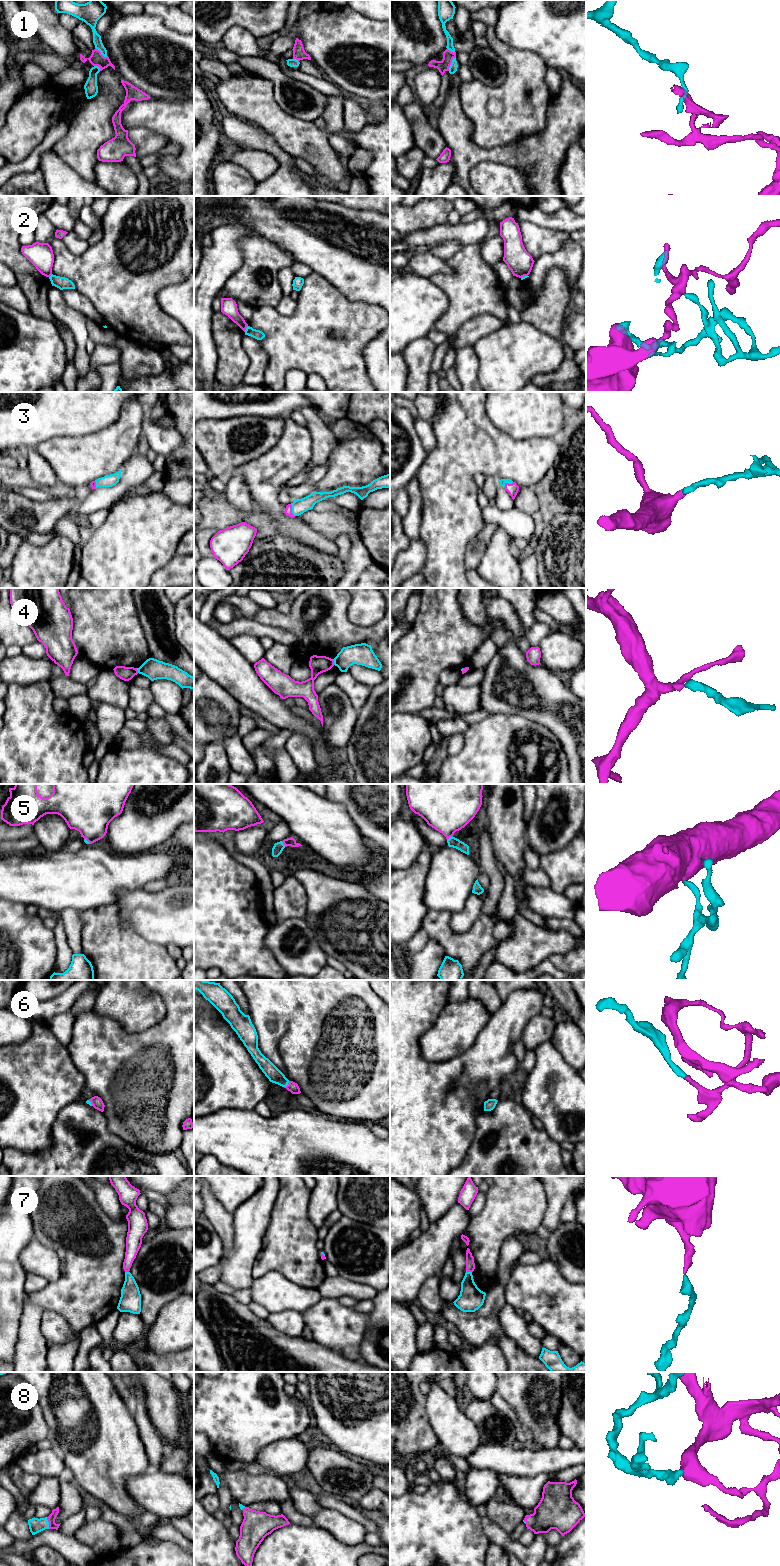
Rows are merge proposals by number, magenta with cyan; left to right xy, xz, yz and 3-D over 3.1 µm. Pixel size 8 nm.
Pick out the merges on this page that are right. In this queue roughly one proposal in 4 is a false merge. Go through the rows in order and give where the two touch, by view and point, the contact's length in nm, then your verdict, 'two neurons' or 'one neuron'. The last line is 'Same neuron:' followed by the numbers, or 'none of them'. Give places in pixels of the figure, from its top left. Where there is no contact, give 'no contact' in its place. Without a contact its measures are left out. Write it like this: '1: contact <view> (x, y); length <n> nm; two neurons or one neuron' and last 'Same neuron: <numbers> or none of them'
1: contact yz (451, 62); length 130 nm; two neurons
2: contact xz (246, 327); length 60 nm; two neurons
3: contact xz (291, 510); length 110 nm; one neuron
4: contact xz (333, 662); length 50 nm; two neurons
5: contact xz (283, 843); length 60 nm; one neuron
6: contact xz (288, 1084); length 70 nm; one neuron
7: contact yz (469, 1271); length 50 nm; one neuron
8: contact xy (49, 1523); length 100 nm; one neuron
Same neuron: 3, 5, 6, 7, 8

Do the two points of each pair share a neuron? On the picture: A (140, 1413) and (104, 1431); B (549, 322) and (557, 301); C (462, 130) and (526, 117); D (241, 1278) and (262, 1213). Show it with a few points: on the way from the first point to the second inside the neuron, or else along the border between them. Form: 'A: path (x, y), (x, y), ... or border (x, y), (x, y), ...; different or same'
A: border (132, 1415), (140, 1439); different
B: path (549, 317), (549, 309), (552, 306); same
C: border (462, 107), (472, 123), (471, 139), (486, 148); different
D: path (241, 1262), (241, 1257), (248, 1242), (249, 1229); same

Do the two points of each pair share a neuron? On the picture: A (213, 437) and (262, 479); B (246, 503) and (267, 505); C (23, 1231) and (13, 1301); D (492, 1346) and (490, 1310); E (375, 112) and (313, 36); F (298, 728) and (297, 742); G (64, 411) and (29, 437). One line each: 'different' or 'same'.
A: different
B: different
C: same
D: different
E: same
F: different
G: same

